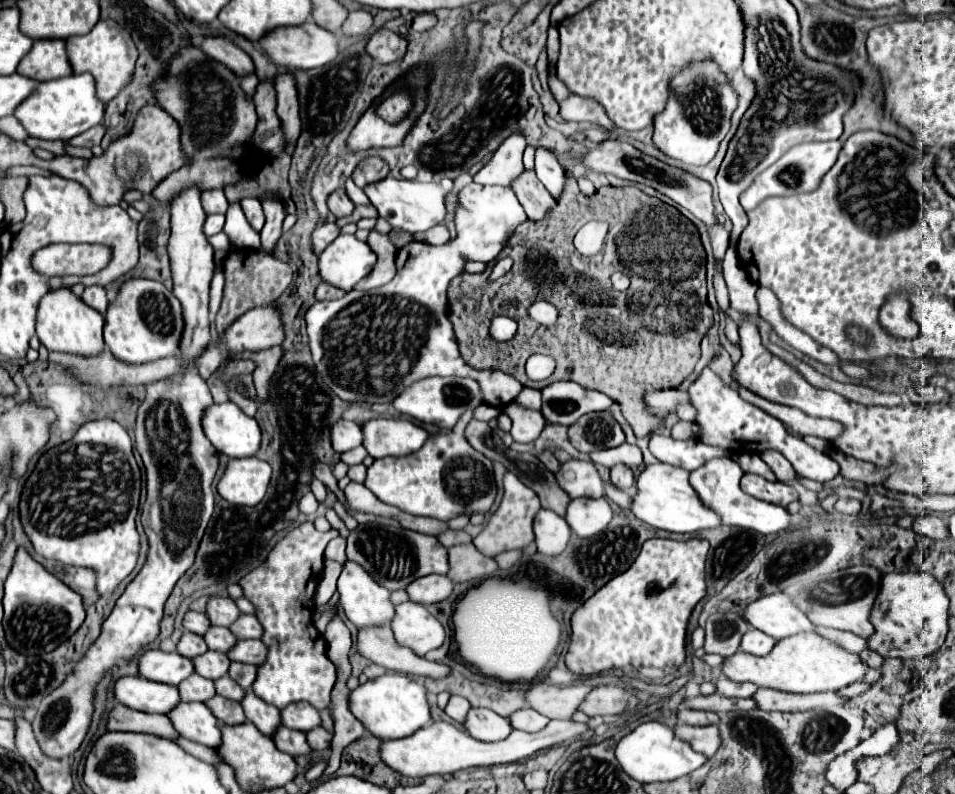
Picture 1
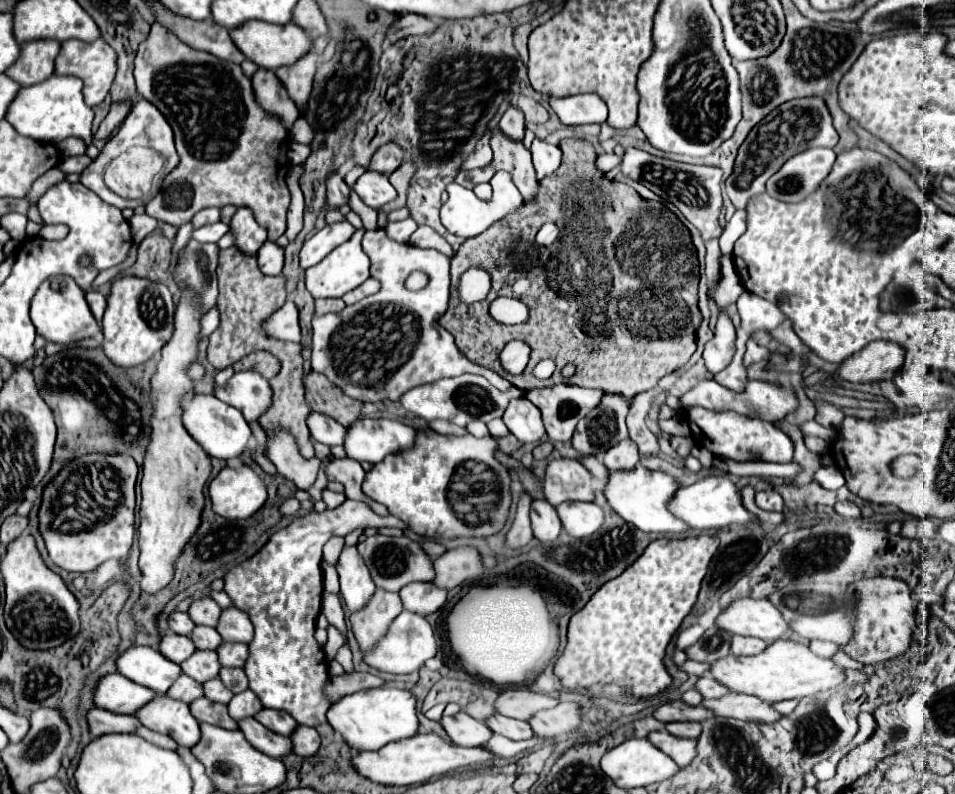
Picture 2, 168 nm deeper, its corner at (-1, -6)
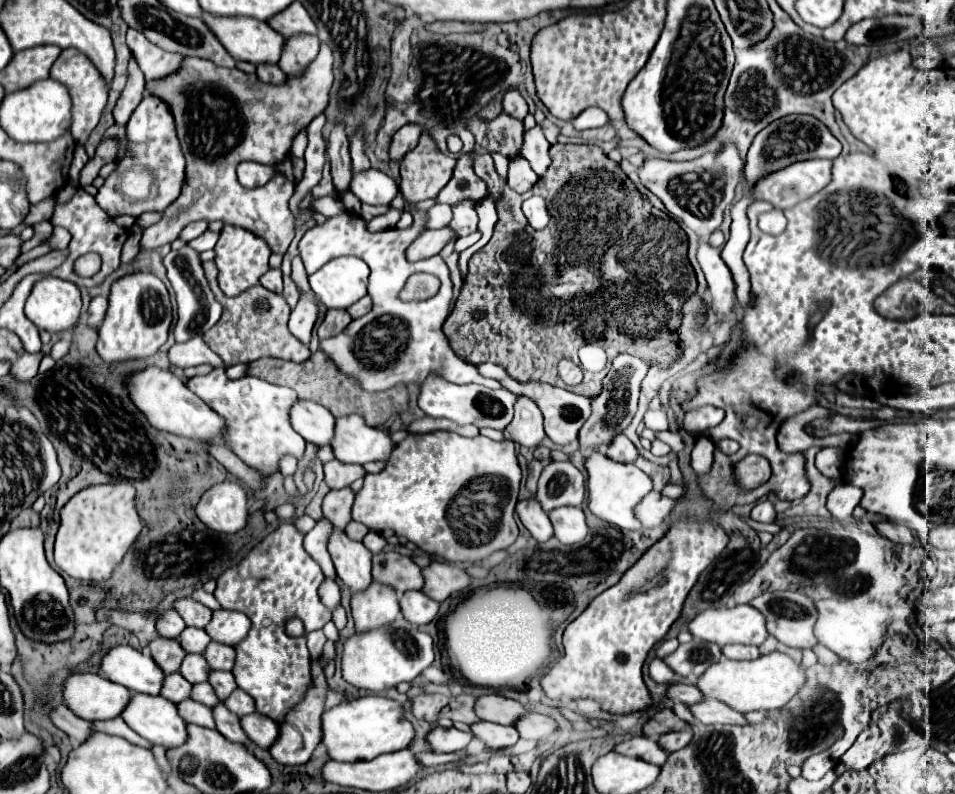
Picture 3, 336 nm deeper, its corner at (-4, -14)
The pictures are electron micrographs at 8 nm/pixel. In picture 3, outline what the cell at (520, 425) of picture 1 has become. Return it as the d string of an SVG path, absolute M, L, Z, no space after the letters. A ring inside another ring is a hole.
M518 396L514 404L514 418L504 428L504 438L512 440L526 448L536 448L544 438L544 426L542 426L542 412L530 398Z

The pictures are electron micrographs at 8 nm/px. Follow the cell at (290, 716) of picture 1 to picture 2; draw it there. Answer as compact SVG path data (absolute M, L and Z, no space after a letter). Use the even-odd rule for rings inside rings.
M261 710L255 720L259 720L263 726L267 726L269 730L277 732L277 734L285 734L285 736L291 736L293 730L299 726L297 720L291 716L291 714L285 714L281 710Z

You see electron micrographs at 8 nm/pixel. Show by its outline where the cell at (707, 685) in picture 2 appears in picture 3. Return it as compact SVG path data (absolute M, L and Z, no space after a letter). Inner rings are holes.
M682 682L670 684L666 696L668 696L670 700L678 700L678 702L688 704L688 706L690 706L690 704L696 704L696 702L700 702L700 700L704 698L696 686L692 686L692 684L682 684Z

